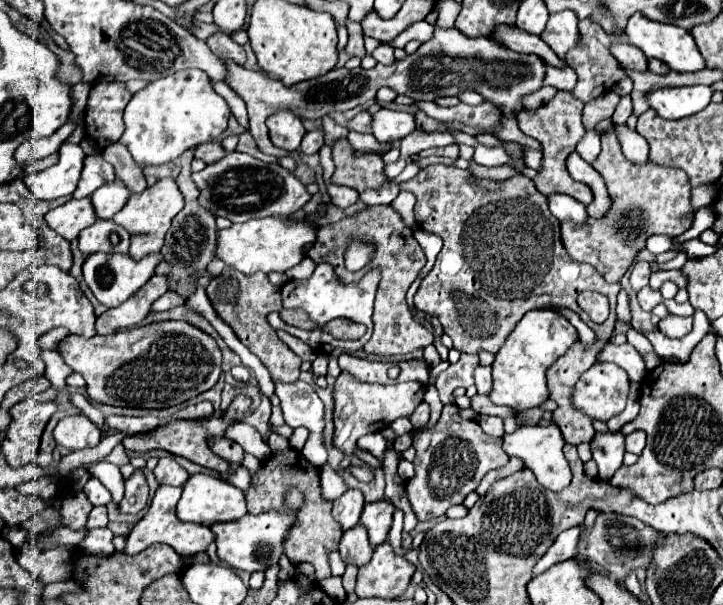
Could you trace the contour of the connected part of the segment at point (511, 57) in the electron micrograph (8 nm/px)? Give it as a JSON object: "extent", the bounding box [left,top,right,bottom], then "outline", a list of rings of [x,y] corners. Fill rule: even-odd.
{"extent":[226,25,546,155],"outline":[[[434,25],[436,35],[422,43],[416,53],[408,55],[402,61],[396,61],[394,65],[382,65],[378,63],[374,69],[332,69],[326,75],[320,75],[316,79],[308,79],[296,85],[286,87],[282,81],[268,77],[260,71],[248,71],[242,65],[234,65],[232,61],[226,61],[232,67],[232,79],[228,79],[228,85],[246,101],[248,105],[248,117],[250,127],[248,131],[256,139],[256,145],[266,155],[288,155],[282,153],[278,147],[274,147],[268,141],[266,131],[266,119],[278,111],[292,111],[298,117],[308,119],[320,119],[332,111],[346,111],[354,109],[356,105],[368,103],[374,99],[376,91],[382,85],[392,87],[398,95],[408,95],[418,101],[434,101],[436,97],[444,95],[460,95],[464,91],[476,91],[486,101],[492,101],[504,117],[516,119],[518,113],[524,109],[524,97],[538,91],[544,83],[546,75],[546,63],[538,55],[524,55],[510,51],[508,47],[502,47],[496,43],[496,39],[490,37],[466,37],[456,27],[442,29]]]}

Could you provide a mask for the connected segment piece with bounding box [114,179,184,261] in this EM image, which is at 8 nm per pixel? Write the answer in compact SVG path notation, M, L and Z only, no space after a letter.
M158 179L152 187L148 187L142 193L132 193L128 203L114 215L114 221L118 225L122 225L130 235L132 235L132 243L130 243L130 257L132 259L142 259L150 253L158 253L162 243L164 243L164 235L170 227L170 221L174 219L174 215L184 207L184 197L180 195L174 179Z

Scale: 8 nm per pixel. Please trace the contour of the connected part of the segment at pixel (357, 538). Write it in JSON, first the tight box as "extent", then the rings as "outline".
{"extent":[340,525,374,567],"outline":[[[358,525],[352,531],[344,531],[342,541],[340,541],[340,555],[346,565],[362,567],[370,561],[374,549],[368,541],[368,533],[364,525]]]}

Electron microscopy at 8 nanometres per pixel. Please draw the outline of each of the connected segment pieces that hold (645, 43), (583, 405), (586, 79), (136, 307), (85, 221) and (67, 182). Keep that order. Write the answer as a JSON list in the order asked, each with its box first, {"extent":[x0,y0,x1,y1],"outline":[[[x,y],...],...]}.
[{"extent":[626,13,706,71],"outline":[[[634,13],[626,23],[626,41],[638,49],[642,49],[648,57],[656,57],[664,61],[672,71],[700,71],[706,67],[704,57],[696,49],[690,31],[684,31],[676,25],[664,25],[644,17],[642,13]]]},{"extent":[572,363,630,421],"outline":[[[594,363],[576,383],[572,401],[592,419],[608,421],[624,409],[628,385],[630,379],[626,371],[616,367],[616,363]]]},{"extent":[564,17,628,103],"outline":[[[592,17],[582,19],[582,21],[578,23],[578,27],[580,27],[580,33],[584,35],[584,47],[572,49],[572,51],[566,55],[564,61],[566,61],[568,65],[572,65],[574,71],[578,73],[578,83],[576,83],[576,87],[572,89],[572,95],[574,95],[576,99],[588,103],[588,101],[600,97],[602,93],[610,91],[610,89],[616,87],[622,79],[628,77],[626,71],[624,71],[624,67],[622,67],[622,65],[612,57],[612,53],[610,53],[610,45],[622,41],[622,35],[624,35],[624,33],[620,33],[620,31],[616,31],[616,33],[606,33]]]},{"extent":[96,275,166,335],"outline":[[[156,275],[152,279],[146,281],[144,287],[140,287],[128,301],[124,301],[122,305],[104,311],[98,319],[96,319],[96,333],[100,335],[110,335],[110,333],[118,333],[130,327],[136,327],[142,323],[142,319],[148,315],[150,305],[154,299],[158,299],[160,295],[166,293],[166,277],[164,275]]]},{"extent":[46,199,96,241],"outline":[[[70,199],[62,209],[52,209],[46,213],[46,223],[64,239],[74,241],[82,229],[90,227],[96,221],[94,207],[90,199]]]},{"extent":[26,143,84,199],"outline":[[[64,143],[60,147],[60,159],[56,165],[34,173],[26,179],[28,189],[34,193],[36,199],[58,199],[64,195],[72,195],[76,183],[80,179],[84,167],[84,153],[80,145]]]}]

